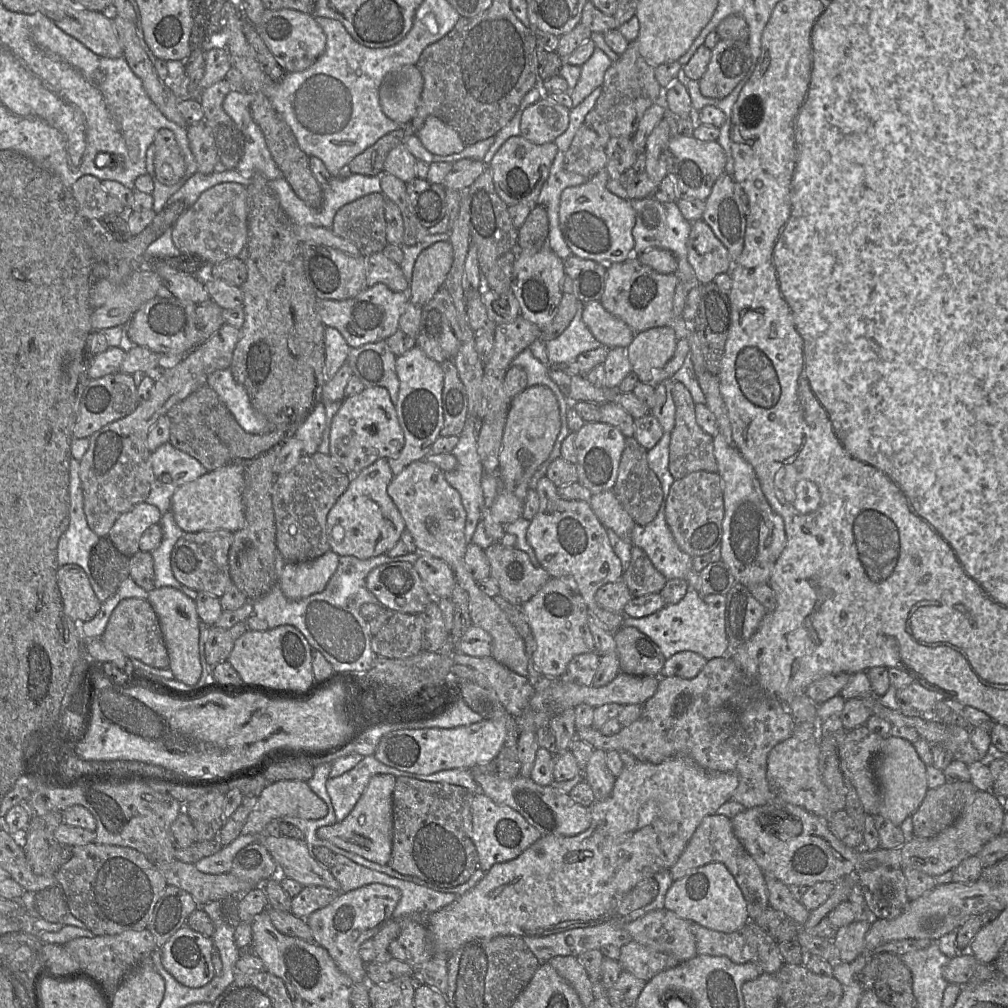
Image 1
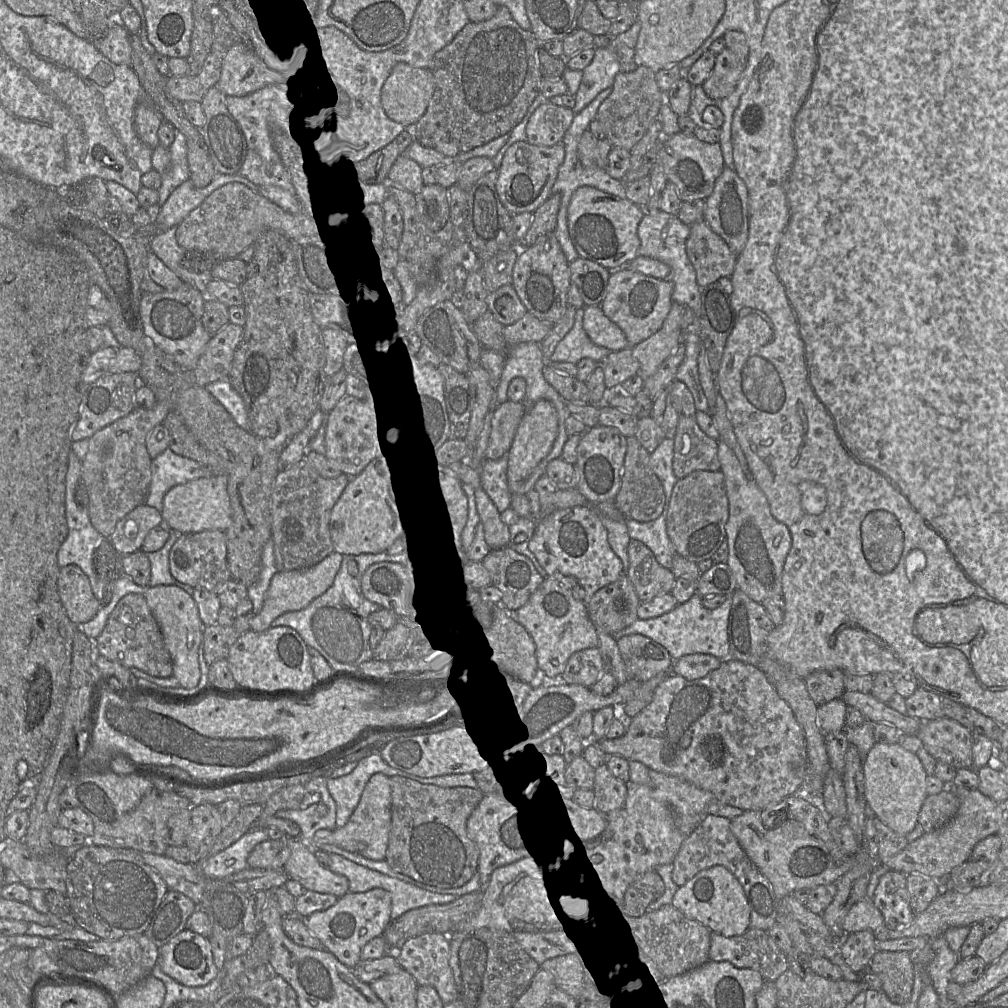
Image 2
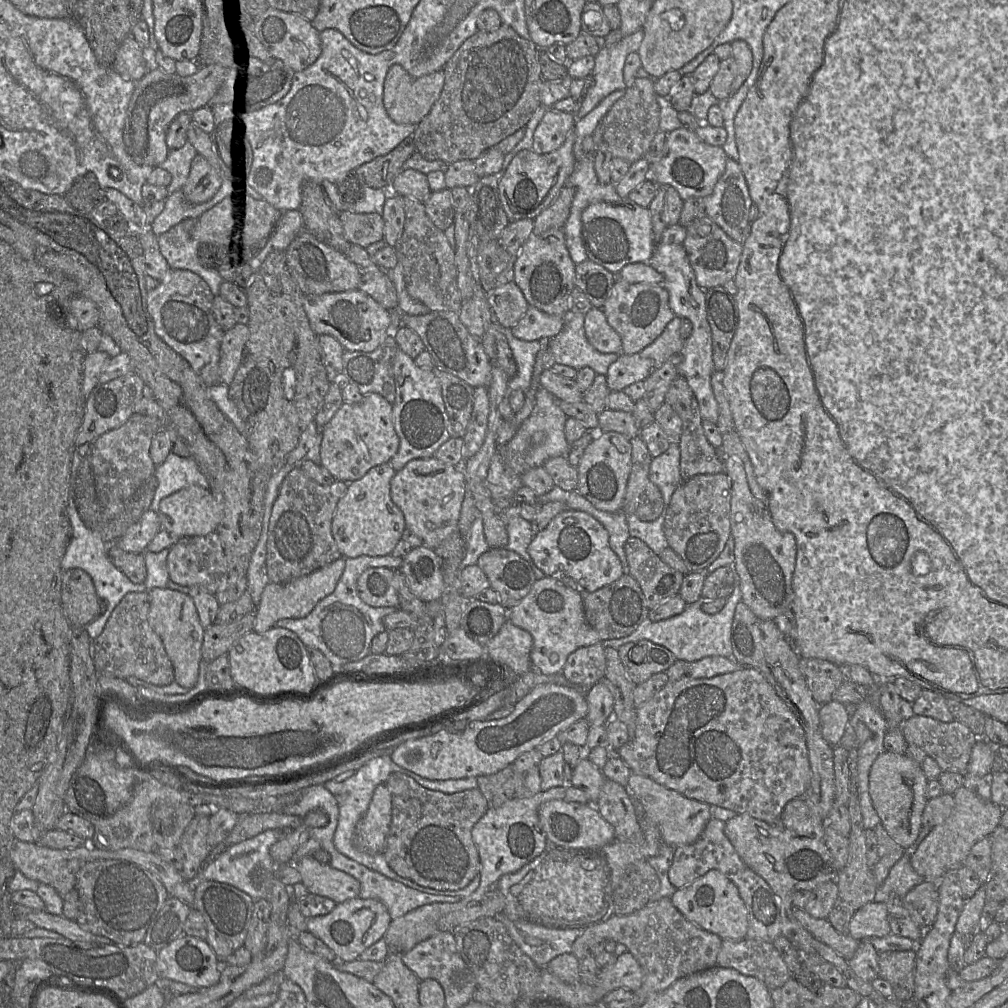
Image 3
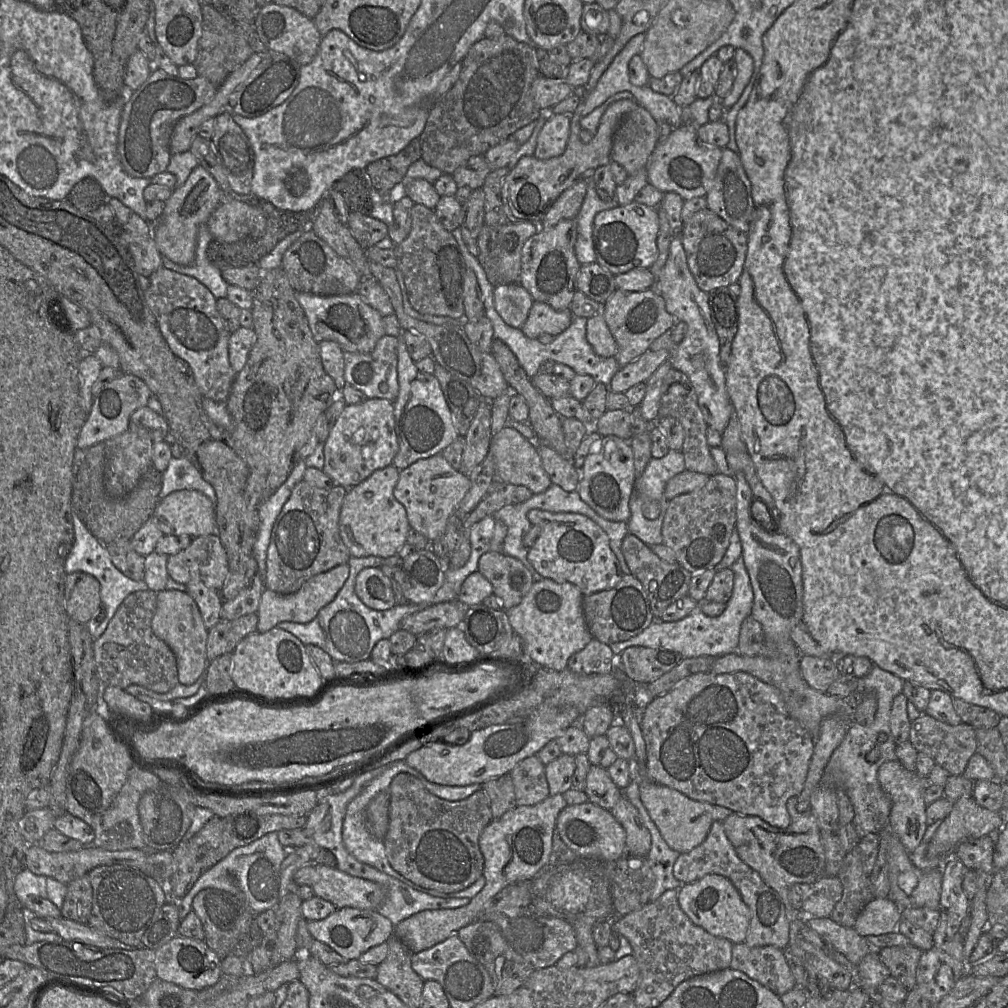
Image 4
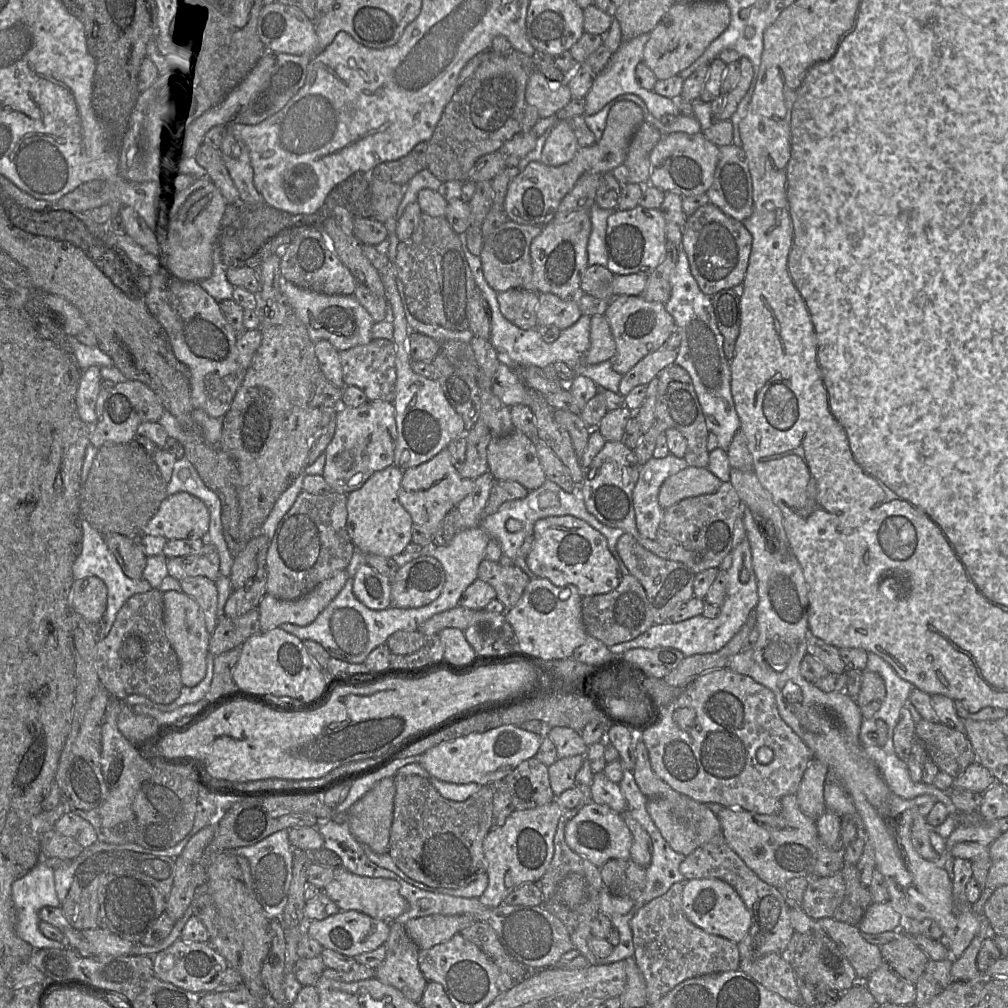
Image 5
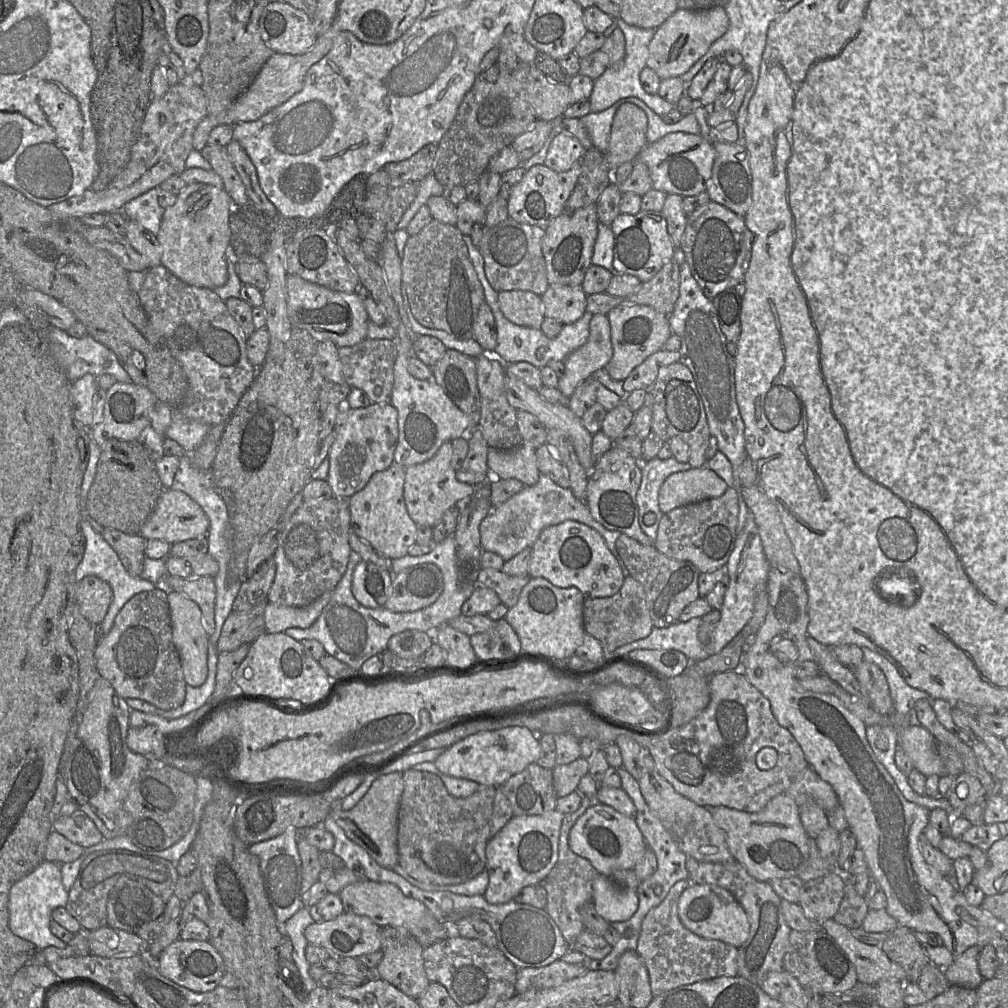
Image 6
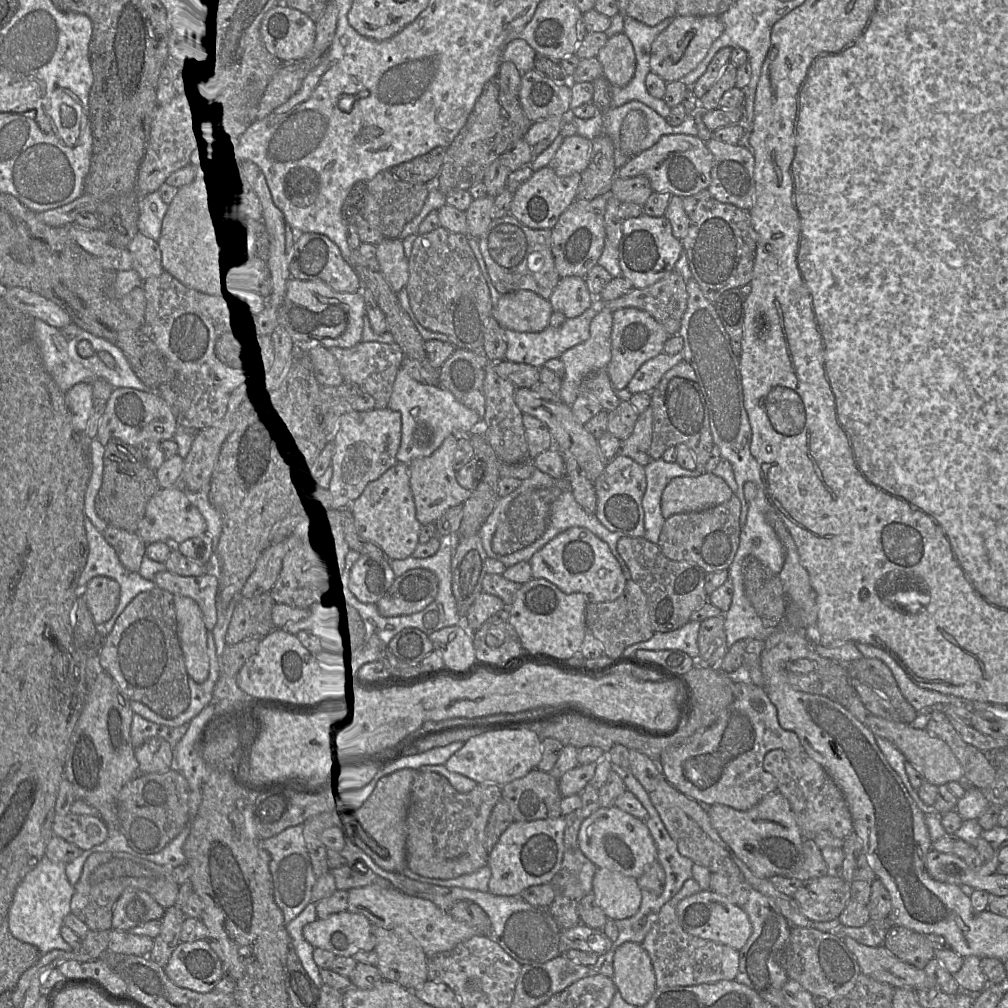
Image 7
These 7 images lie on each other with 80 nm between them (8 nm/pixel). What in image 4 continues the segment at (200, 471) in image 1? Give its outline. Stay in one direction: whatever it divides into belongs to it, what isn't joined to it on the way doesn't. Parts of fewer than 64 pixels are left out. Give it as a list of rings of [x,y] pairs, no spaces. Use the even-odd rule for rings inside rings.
[[[187,456],[170,459],[166,470],[162,472],[162,488],[159,500],[179,490],[200,491],[214,503],[214,506],[216,504],[216,493],[213,487],[202,477]]]

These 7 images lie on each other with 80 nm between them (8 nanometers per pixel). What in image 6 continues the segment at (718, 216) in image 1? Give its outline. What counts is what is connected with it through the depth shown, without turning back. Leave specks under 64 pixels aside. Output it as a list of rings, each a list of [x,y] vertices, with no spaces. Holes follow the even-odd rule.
[[[712,143],[716,158],[706,192],[711,201],[745,216],[752,205],[749,153],[737,143]]]

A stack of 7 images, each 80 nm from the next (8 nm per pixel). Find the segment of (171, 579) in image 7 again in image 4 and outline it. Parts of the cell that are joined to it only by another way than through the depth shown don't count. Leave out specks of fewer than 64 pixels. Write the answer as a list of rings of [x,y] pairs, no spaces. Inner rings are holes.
[[[190,581],[186,592],[194,599],[207,629],[215,626],[221,618],[223,599],[220,590],[206,586],[202,581]]]

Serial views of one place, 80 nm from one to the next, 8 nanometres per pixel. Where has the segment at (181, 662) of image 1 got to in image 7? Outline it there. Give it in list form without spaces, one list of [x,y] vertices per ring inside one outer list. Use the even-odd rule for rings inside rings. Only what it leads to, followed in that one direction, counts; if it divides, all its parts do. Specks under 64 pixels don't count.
[[[174,595],[177,632],[187,673],[196,683],[203,683],[209,674],[207,629],[198,604],[183,595]]]

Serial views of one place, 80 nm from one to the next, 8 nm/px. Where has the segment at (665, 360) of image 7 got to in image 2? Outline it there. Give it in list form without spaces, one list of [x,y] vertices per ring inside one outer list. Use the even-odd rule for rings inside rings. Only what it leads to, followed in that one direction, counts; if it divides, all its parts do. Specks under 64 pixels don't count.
[[[632,347],[612,351],[599,365],[604,370],[604,384],[609,392],[619,391],[620,385],[628,378],[637,375],[639,362],[632,356]]]

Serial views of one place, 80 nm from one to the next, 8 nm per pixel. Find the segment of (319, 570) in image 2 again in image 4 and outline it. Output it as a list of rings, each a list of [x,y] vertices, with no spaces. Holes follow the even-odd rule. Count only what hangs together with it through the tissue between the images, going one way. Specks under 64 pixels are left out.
[[[346,563],[311,577],[293,594],[282,595],[268,588],[264,589],[256,613],[258,616],[257,632],[267,632],[283,621],[295,623],[312,621],[324,606],[335,599],[348,576],[349,565]]]

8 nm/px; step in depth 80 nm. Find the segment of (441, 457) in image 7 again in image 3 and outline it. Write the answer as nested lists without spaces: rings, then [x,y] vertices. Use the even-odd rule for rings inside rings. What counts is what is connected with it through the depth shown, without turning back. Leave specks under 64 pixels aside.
[[[436,457],[409,461],[391,479],[391,499],[403,512],[406,528],[419,536],[424,545],[435,549],[454,531],[466,490],[466,476],[459,467],[447,464]]]

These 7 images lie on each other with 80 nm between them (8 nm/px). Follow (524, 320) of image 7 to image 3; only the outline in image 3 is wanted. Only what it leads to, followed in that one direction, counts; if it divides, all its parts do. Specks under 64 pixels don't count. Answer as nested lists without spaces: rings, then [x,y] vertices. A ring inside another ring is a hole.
[[[508,282],[487,293],[487,302],[501,326],[512,328],[528,309],[528,302],[518,285]]]

